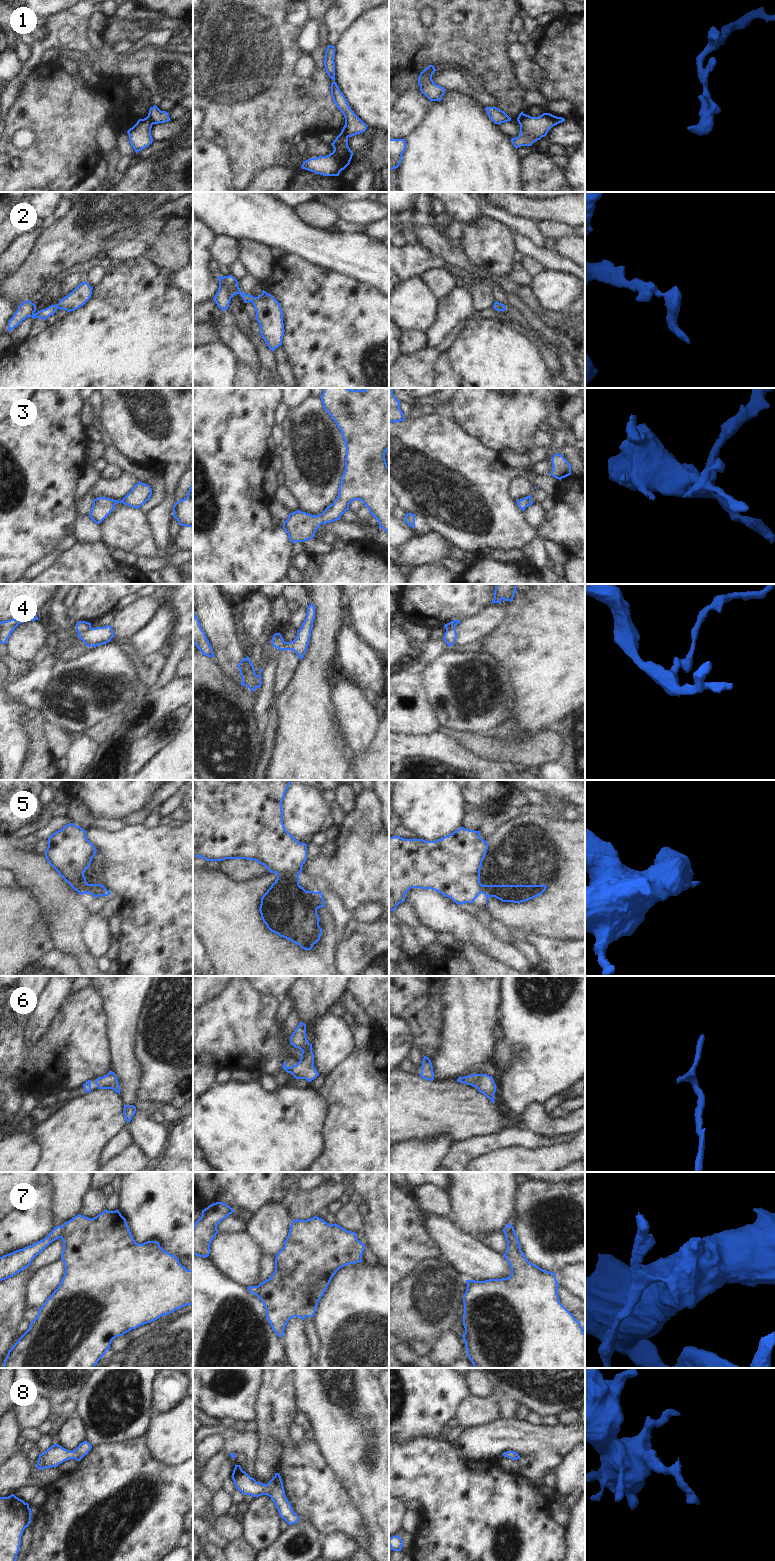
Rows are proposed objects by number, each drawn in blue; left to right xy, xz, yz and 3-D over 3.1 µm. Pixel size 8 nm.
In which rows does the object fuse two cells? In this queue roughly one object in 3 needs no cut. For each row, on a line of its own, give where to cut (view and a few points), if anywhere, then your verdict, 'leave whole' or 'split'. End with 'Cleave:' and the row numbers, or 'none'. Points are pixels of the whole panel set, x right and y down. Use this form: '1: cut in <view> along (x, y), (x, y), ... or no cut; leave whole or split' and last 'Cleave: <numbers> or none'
1: cut in xz along (342, 129), (347, 137); split
2: no cut; leave whole
3: no cut; leave whole
4: cut in xy along (90, 627), (79, 633); split
5: cut in xz along (298, 872), (276, 873); split
6: no cut; leave whole
7: cut in xy along (62, 1226), (60, 1237); split
8: no cut; leave whole
Cleave: 1, 4, 5, 7

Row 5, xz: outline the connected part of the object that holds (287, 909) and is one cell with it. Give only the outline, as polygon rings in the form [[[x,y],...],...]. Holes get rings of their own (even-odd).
[[[277,873],[276,881],[261,898],[259,911],[267,928],[299,945],[304,950],[311,950],[320,940],[322,928],[319,926],[317,909],[325,907],[322,892],[306,891],[299,885],[299,873]]]

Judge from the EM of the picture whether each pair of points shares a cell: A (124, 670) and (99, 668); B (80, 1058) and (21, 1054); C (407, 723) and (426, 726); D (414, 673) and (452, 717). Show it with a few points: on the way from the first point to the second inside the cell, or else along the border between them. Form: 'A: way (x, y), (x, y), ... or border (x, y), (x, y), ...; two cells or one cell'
A: way (118, 670), (105, 670); one cell
B: way (65, 1052), (55, 1048), (49, 1054), (36, 1054); one cell
C: way (412, 723), (421, 723); one cell
D: border (423, 667), (421, 682), (426, 699), (429, 702); two cells

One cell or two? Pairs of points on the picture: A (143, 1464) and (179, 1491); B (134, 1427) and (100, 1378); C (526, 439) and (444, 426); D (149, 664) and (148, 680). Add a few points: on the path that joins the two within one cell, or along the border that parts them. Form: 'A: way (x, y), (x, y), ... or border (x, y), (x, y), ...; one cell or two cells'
A: way (152, 1473), (170, 1491); one cell
B: way (125, 1415), (116, 1406), (116, 1394), (112, 1390); one cell
C: border (453, 421), (482, 443); two cells
D: way (149, 668), (148, 676); one cell

